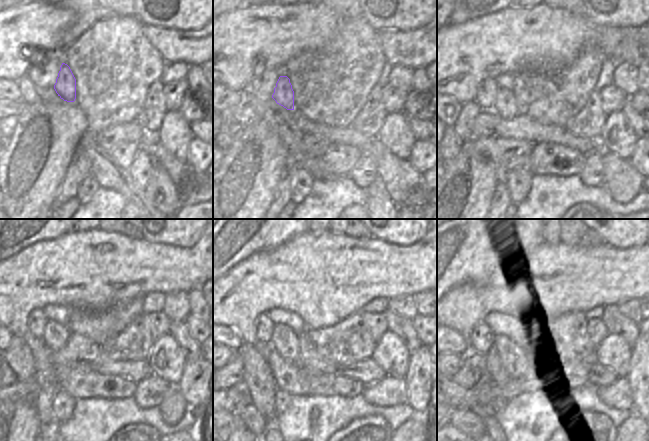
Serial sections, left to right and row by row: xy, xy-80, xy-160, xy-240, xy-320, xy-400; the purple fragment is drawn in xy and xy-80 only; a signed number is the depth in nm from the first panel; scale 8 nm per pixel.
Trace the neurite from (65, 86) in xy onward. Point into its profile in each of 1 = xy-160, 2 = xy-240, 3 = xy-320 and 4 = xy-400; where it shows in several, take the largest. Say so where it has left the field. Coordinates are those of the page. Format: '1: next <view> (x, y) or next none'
1: next xy-160 (505, 106)
2: next xy-240 (56, 335)
3: next xy-320 (285, 341)
4: next xy-400 (513, 358)

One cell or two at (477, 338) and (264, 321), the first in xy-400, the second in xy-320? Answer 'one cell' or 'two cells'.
one cell

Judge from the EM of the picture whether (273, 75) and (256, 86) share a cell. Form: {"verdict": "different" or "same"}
{"verdict": "same"}

